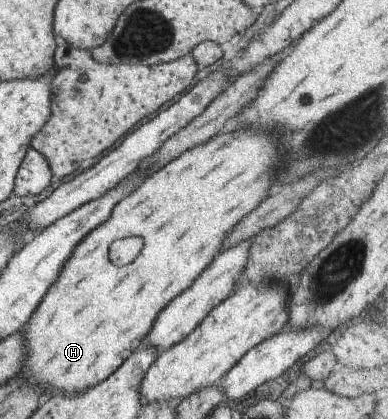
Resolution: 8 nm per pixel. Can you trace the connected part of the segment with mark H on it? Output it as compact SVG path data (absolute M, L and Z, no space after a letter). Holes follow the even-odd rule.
M226 128L224 132L213 136L211 140L182 152L176 159L167 163L163 168L156 170L152 175L140 182L129 194L120 198L112 206L108 217L94 229L91 229L72 248L69 256L64 260L56 279L48 286L46 293L34 308L30 319L20 329L24 339L25 356L23 357L23 362L17 375L21 376L32 386L39 386L44 391L42 397L55 396L56 394L65 396L80 394L88 388L95 386L97 383L104 381L106 376L110 375L134 350L142 346L142 341L144 341L144 337L148 333L152 322L156 319L156 316L165 304L168 304L174 297L180 295L180 292L184 291L196 279L196 275L210 263L210 259L218 251L220 241L226 235L226 231L230 229L230 225L234 225L248 211L252 211L260 203L260 199L268 193L270 183L266 181L266 177L270 179L274 161L278 161L278 147L274 145L274 137L268 135L268 133L248 133L248 131L242 131L240 133L240 131L242 131L242 128L240 130L232 129L232 131ZM126 237L140 237L142 239L142 247L140 247L138 255L132 259L132 263L126 263L126 265L120 266L114 265L108 258L108 247L110 247L110 243L115 239L126 239Z

